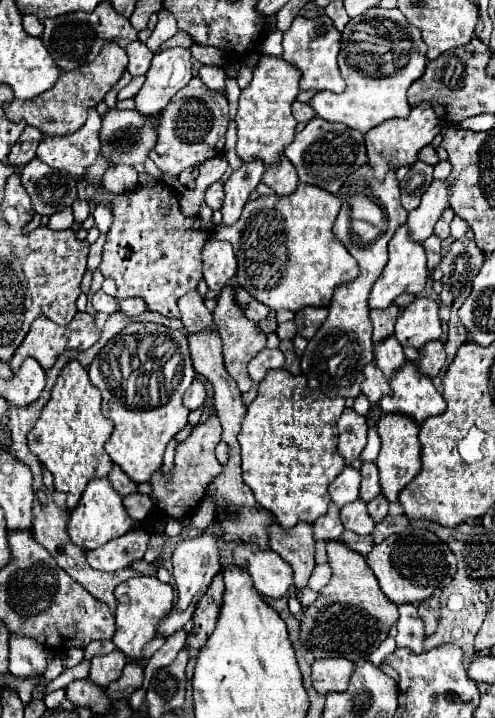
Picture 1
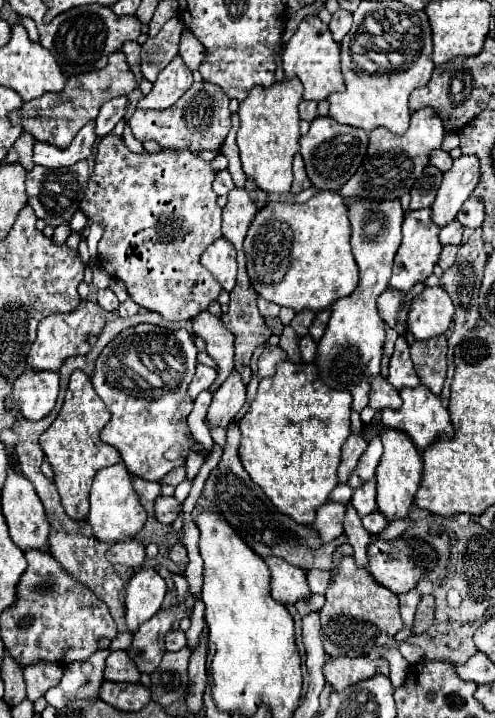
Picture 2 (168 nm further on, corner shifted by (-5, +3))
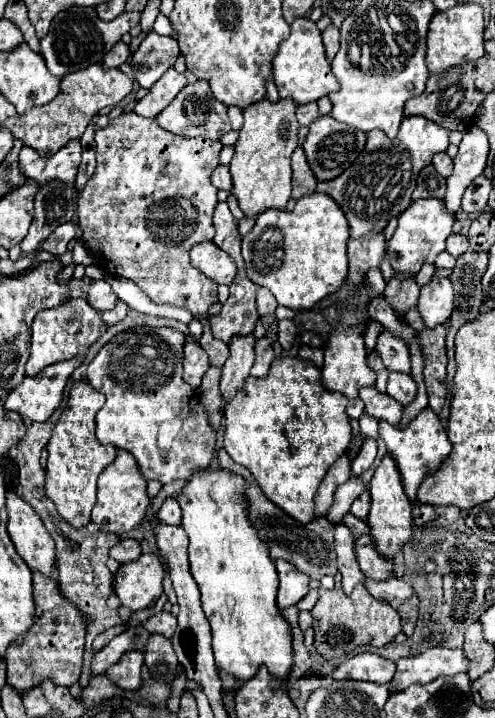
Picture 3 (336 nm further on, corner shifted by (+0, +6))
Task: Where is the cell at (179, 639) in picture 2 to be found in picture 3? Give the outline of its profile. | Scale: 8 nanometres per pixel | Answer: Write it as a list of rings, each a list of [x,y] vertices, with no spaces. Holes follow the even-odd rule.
[[[161,610],[161,612],[153,614],[151,618],[147,618],[145,622],[141,622],[141,626],[143,626],[147,632],[151,632],[151,634],[157,632],[157,634],[161,634],[161,636],[171,638],[173,632],[177,630],[177,618],[175,618],[171,612]]]

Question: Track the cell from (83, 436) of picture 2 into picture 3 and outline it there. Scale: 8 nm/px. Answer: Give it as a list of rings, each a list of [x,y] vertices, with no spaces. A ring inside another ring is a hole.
[[[75,382],[67,400],[67,406],[53,428],[53,436],[47,444],[47,474],[45,474],[45,496],[53,500],[59,516],[73,528],[83,528],[91,520],[95,506],[97,478],[115,456],[115,446],[105,446],[95,438],[95,414],[105,404],[105,394],[97,392],[89,382]]]

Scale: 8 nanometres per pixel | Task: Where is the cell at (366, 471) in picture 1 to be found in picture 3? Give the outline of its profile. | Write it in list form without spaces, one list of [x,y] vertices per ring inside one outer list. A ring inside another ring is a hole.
[[[365,490],[353,504],[351,504],[351,514],[357,516],[359,520],[367,520],[367,514],[369,514],[369,490]]]

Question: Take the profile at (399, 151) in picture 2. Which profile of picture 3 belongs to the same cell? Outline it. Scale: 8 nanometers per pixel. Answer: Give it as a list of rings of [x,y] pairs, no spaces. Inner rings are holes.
[[[405,116],[397,138],[389,140],[385,132],[371,130],[367,144],[357,160],[335,180],[319,182],[317,192],[331,196],[351,226],[351,238],[361,238],[369,232],[381,232],[393,216],[399,216],[409,204],[419,172],[431,164],[437,152],[449,146],[449,130],[425,120],[425,116]]]

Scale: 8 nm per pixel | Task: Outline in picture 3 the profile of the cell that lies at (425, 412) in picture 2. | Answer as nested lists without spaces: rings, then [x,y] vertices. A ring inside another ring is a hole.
[[[425,408],[403,430],[391,424],[379,424],[379,436],[385,440],[389,448],[389,456],[397,462],[397,470],[401,474],[401,482],[403,482],[407,498],[411,500],[411,504],[417,504],[417,488],[429,474],[433,474],[443,464],[443,460],[451,452],[451,442],[447,438],[447,432],[441,420],[431,408]]]

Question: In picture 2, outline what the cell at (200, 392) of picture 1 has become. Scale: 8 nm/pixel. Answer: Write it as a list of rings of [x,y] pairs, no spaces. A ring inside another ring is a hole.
[[[198,363],[198,367],[196,367],[196,375],[194,375],[194,379],[192,379],[190,387],[188,387],[190,397],[196,399],[198,393],[210,389],[210,385],[214,383],[214,379],[216,379],[216,371],[214,371],[212,367],[206,367],[206,365]]]

